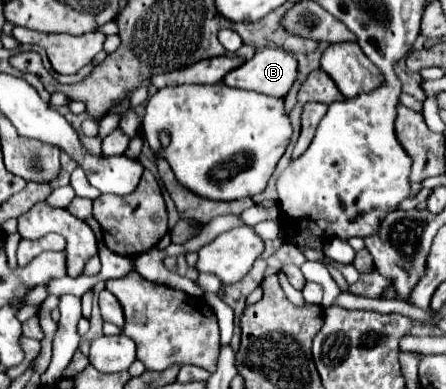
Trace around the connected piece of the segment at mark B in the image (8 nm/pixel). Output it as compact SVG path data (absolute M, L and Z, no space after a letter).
M264 48L240 68L226 74L224 84L232 88L254 90L274 98L282 98L292 88L298 74L298 60L278 48Z

